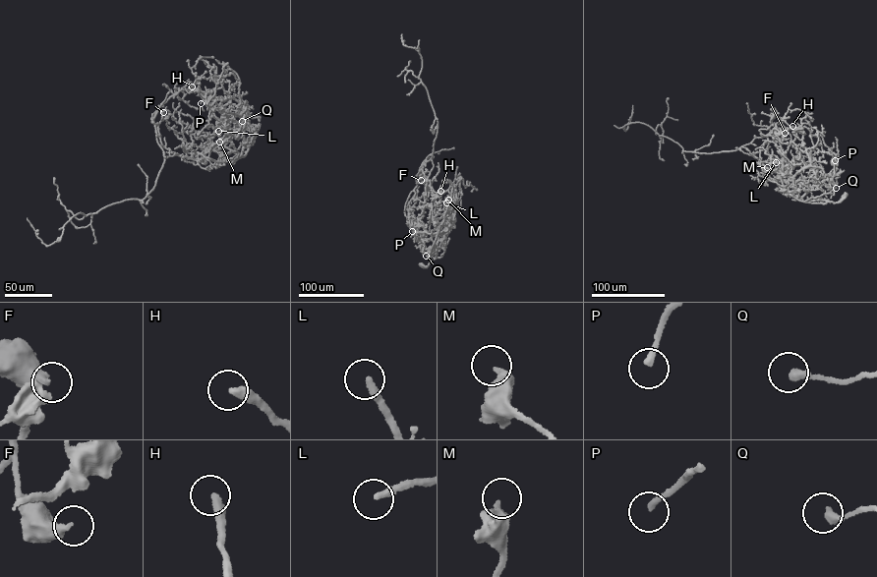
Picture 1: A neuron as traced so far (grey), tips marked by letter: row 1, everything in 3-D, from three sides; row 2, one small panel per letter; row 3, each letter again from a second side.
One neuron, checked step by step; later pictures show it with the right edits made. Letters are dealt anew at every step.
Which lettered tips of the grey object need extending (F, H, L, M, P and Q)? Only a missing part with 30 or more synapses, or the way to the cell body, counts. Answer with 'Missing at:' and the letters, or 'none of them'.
Missing at: H

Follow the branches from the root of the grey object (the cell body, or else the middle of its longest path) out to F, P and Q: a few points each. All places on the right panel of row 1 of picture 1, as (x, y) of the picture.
F: (845, 196), (837, 202), (824, 203), (805, 201), (790, 195), (785, 154), (799, 128), (786, 128), (785, 133)
P: (845, 196), (836, 202), (797, 199), (833, 176), (835, 160)
Q: (845, 196), (836, 202), (796, 199), (794, 175), (817, 167), (832, 177), (836, 188)

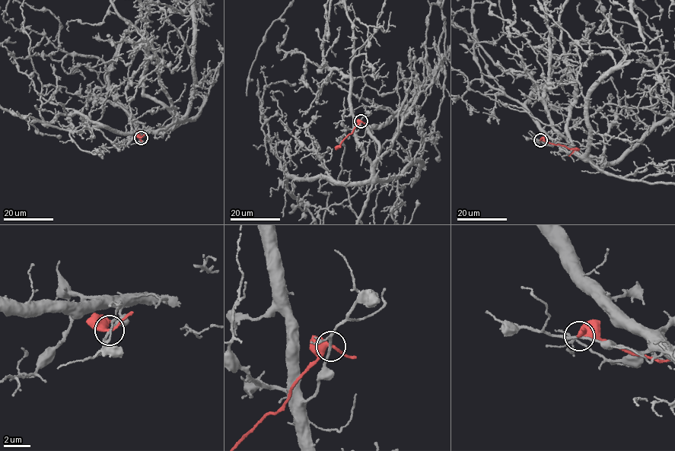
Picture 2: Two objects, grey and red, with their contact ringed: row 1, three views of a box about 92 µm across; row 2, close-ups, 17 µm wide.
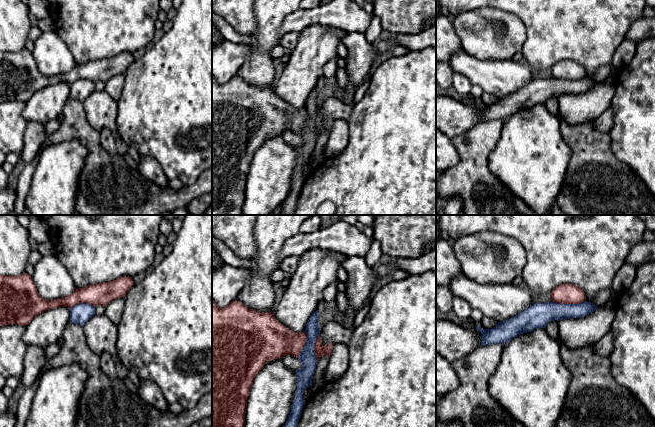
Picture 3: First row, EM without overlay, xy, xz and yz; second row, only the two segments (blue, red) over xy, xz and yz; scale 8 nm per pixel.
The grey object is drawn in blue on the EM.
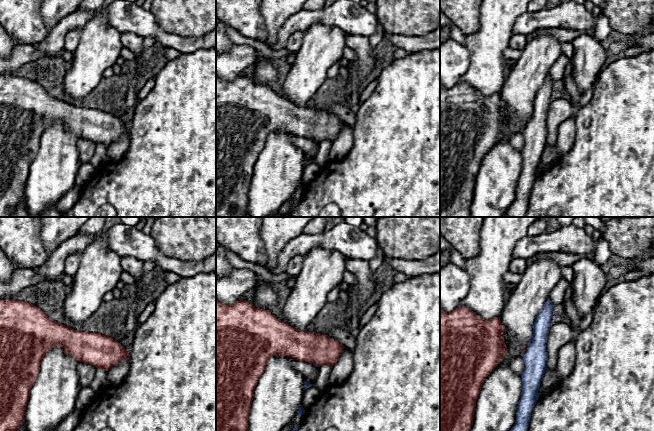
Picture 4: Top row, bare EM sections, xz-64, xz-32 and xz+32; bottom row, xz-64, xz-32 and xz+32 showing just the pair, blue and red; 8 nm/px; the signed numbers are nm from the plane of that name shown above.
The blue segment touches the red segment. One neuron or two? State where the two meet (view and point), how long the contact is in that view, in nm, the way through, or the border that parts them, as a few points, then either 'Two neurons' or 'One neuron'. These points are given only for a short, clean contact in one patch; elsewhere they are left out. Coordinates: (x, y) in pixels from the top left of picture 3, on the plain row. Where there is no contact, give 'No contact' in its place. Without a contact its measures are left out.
Touches blue at yz (569, 80). Shared border 280 nm. Boundary: yz (552, 76), (558, 79), (581, 79), (585, 77). Two neurons

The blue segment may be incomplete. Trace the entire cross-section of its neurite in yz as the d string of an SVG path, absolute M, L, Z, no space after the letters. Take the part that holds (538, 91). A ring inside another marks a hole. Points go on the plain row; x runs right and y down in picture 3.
M553 77L534 79L529 84L516 92L498 98L492 105L476 103L482 109L483 122L494 119L504 121L520 110L531 108L537 104L546 104L553 96L582 94L594 88L598 83L591 78L584 77L580 80L560 80Z

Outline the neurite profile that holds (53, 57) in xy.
M55 31L42 32L34 42L32 56L39 71L47 76L67 73L77 65L69 48Z

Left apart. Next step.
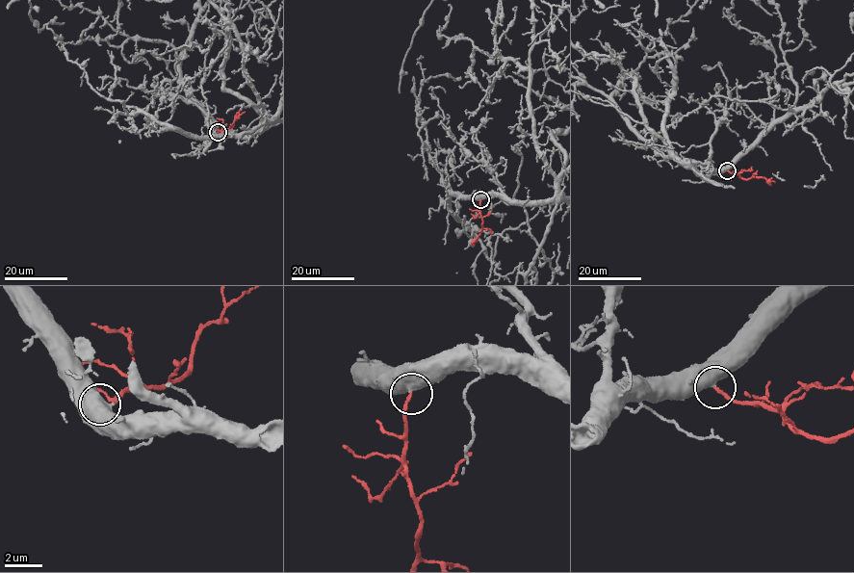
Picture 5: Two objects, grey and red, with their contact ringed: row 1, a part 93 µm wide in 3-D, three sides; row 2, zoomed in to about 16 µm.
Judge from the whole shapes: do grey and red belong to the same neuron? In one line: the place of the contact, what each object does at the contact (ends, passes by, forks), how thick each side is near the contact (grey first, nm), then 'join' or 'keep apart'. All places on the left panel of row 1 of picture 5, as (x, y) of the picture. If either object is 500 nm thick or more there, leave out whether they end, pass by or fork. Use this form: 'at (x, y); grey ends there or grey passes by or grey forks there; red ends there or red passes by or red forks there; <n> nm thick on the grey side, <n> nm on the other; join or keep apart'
at (218, 132); 650 nm thick on the grey side, 180 nm on the other; join

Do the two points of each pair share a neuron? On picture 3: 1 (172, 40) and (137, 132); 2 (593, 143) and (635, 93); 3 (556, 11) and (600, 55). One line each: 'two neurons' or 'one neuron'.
1: one neuron
2: two neurons
3: one neuron

